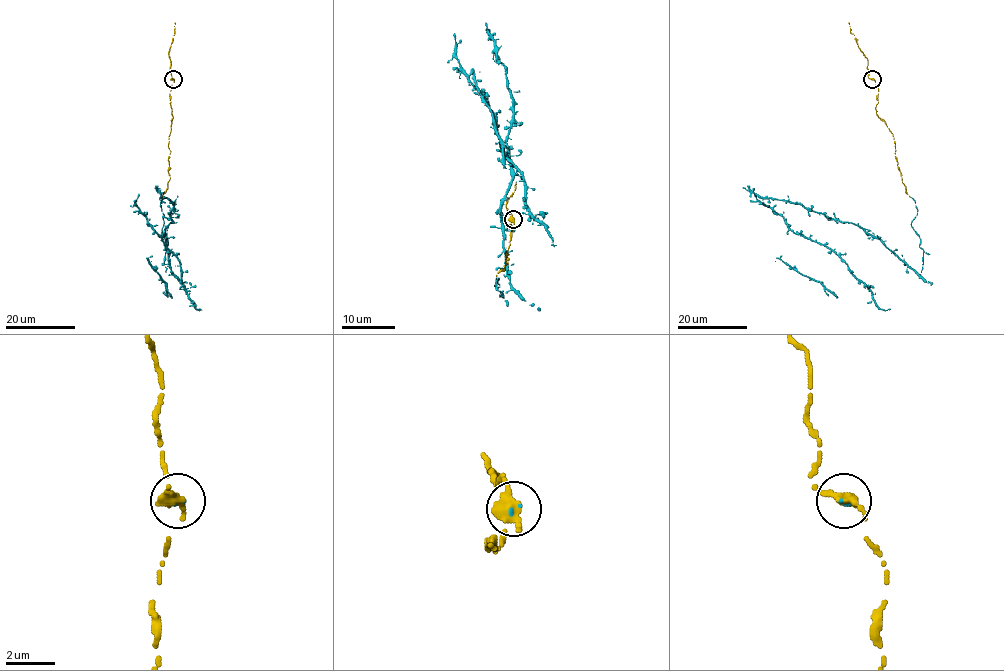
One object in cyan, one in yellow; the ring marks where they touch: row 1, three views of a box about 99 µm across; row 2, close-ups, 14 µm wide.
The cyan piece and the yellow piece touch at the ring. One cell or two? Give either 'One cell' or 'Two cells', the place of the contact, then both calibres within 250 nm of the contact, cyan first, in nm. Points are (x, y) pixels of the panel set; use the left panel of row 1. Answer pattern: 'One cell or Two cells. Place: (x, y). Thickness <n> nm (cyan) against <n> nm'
One cell. Place: (173, 79). Thickness 100 nm (cyan) against 440 nm

